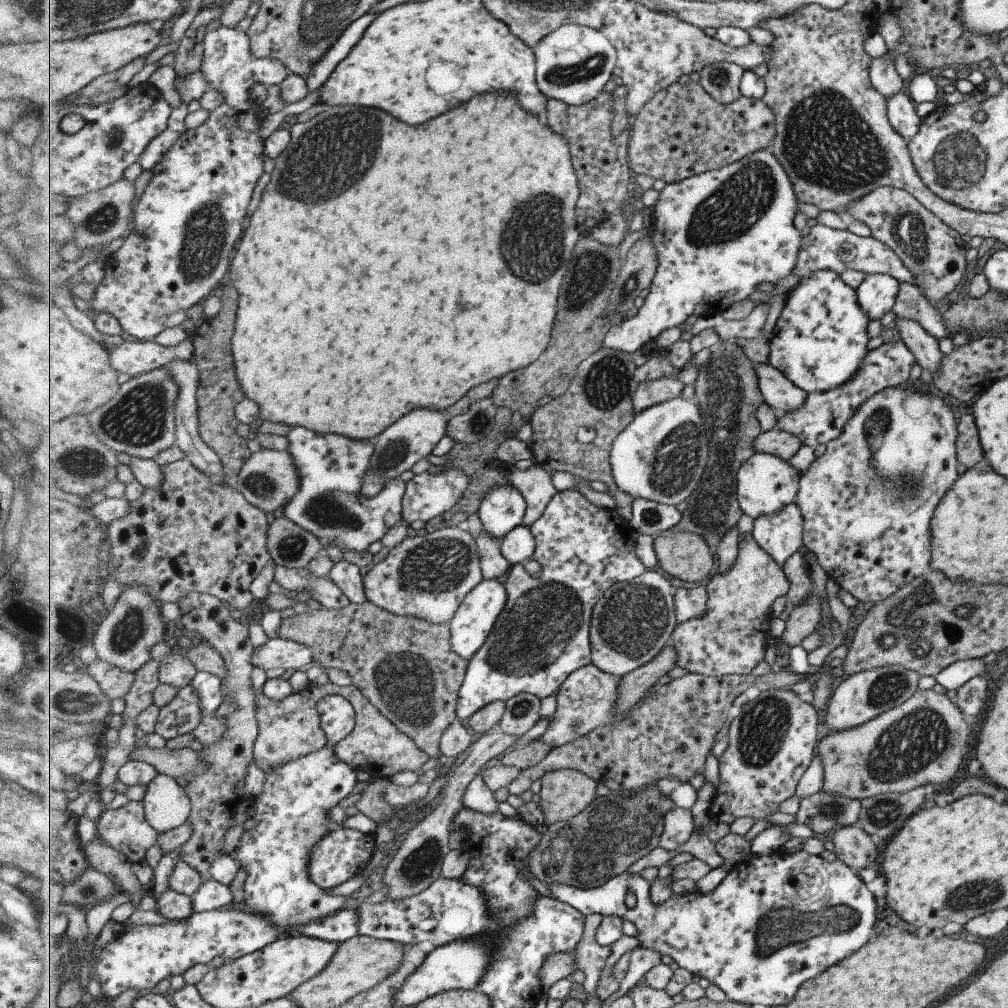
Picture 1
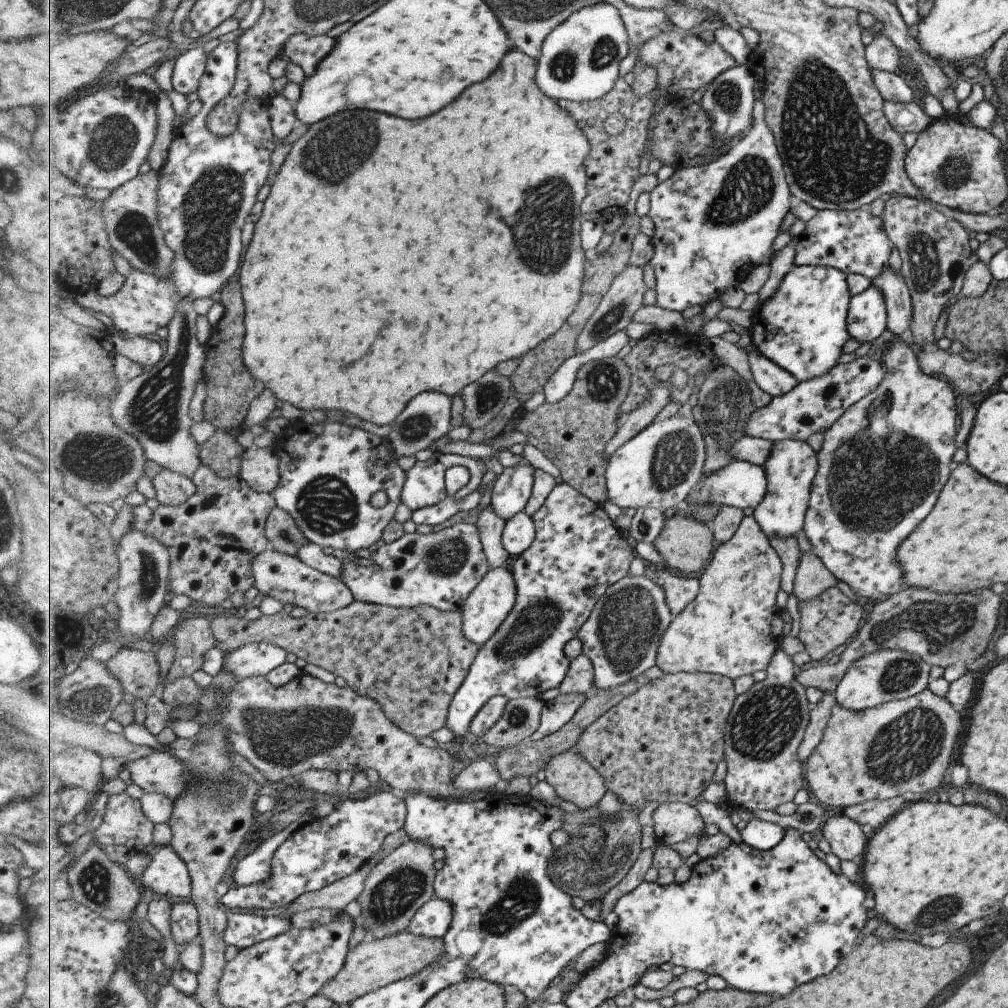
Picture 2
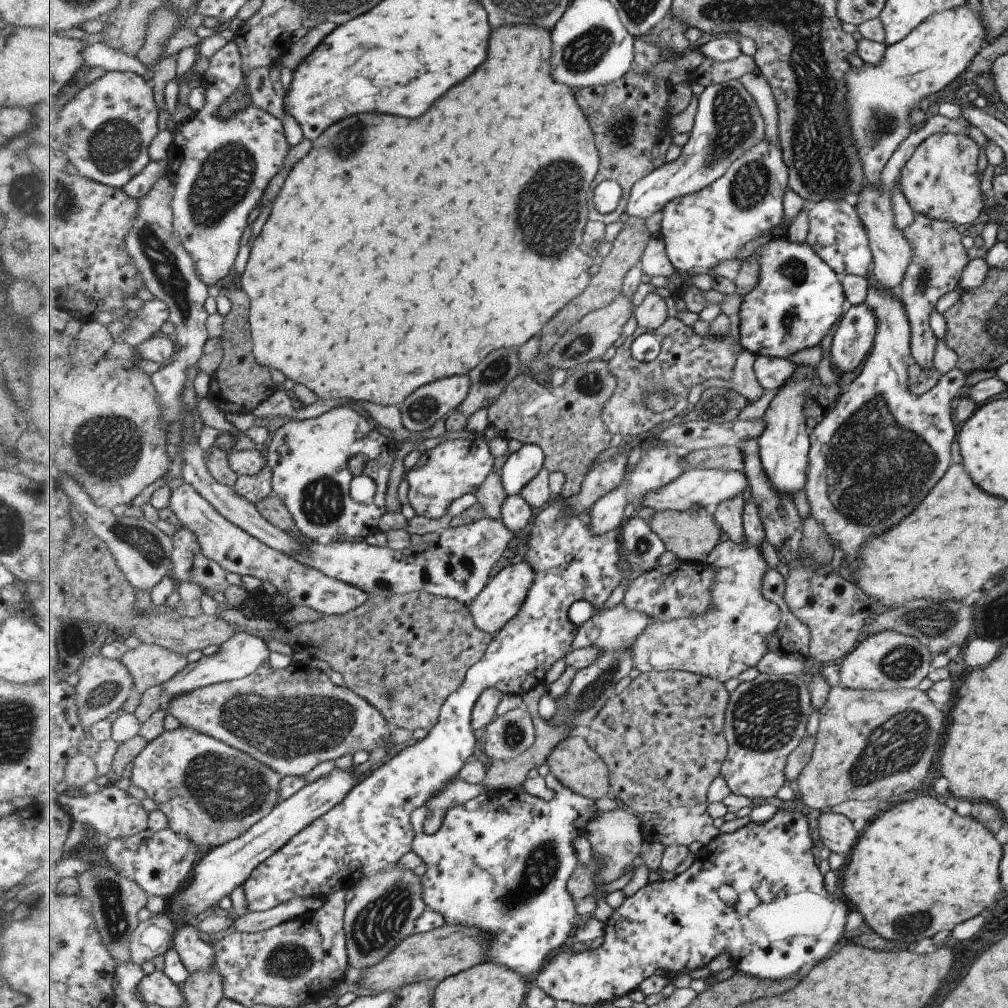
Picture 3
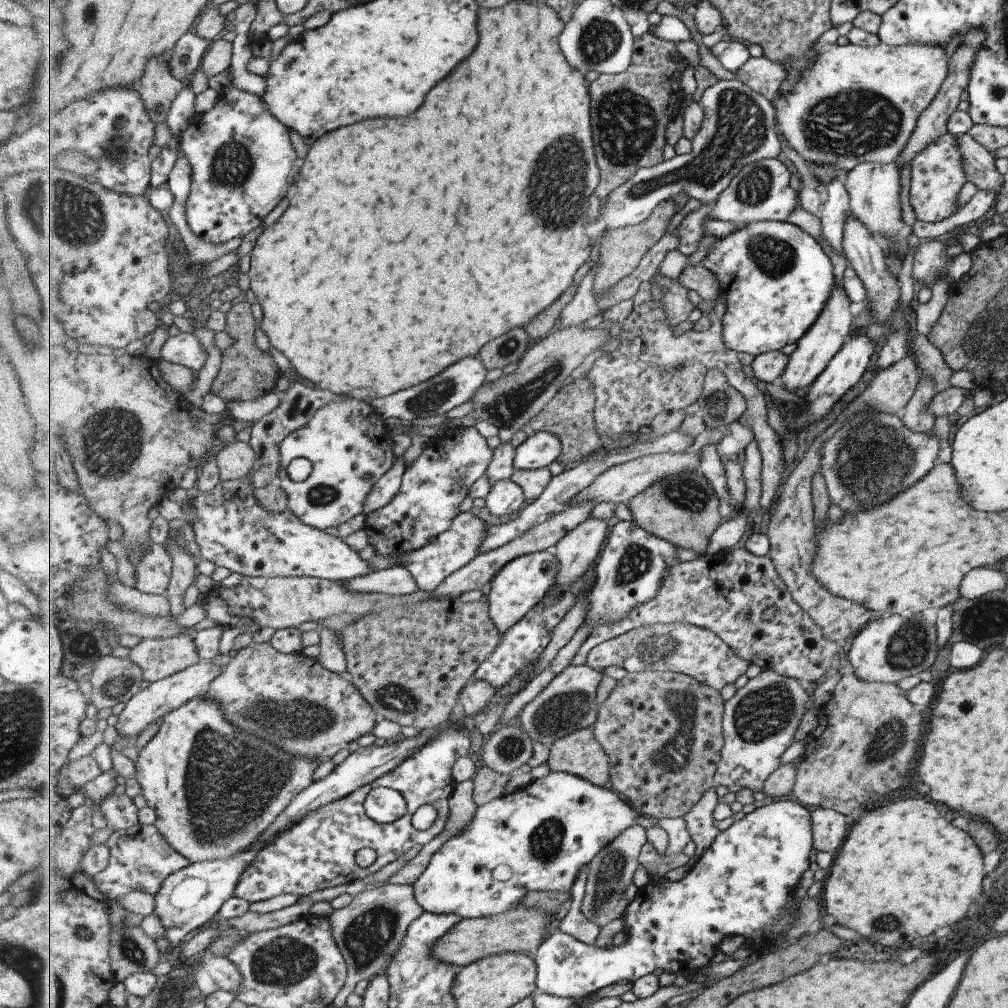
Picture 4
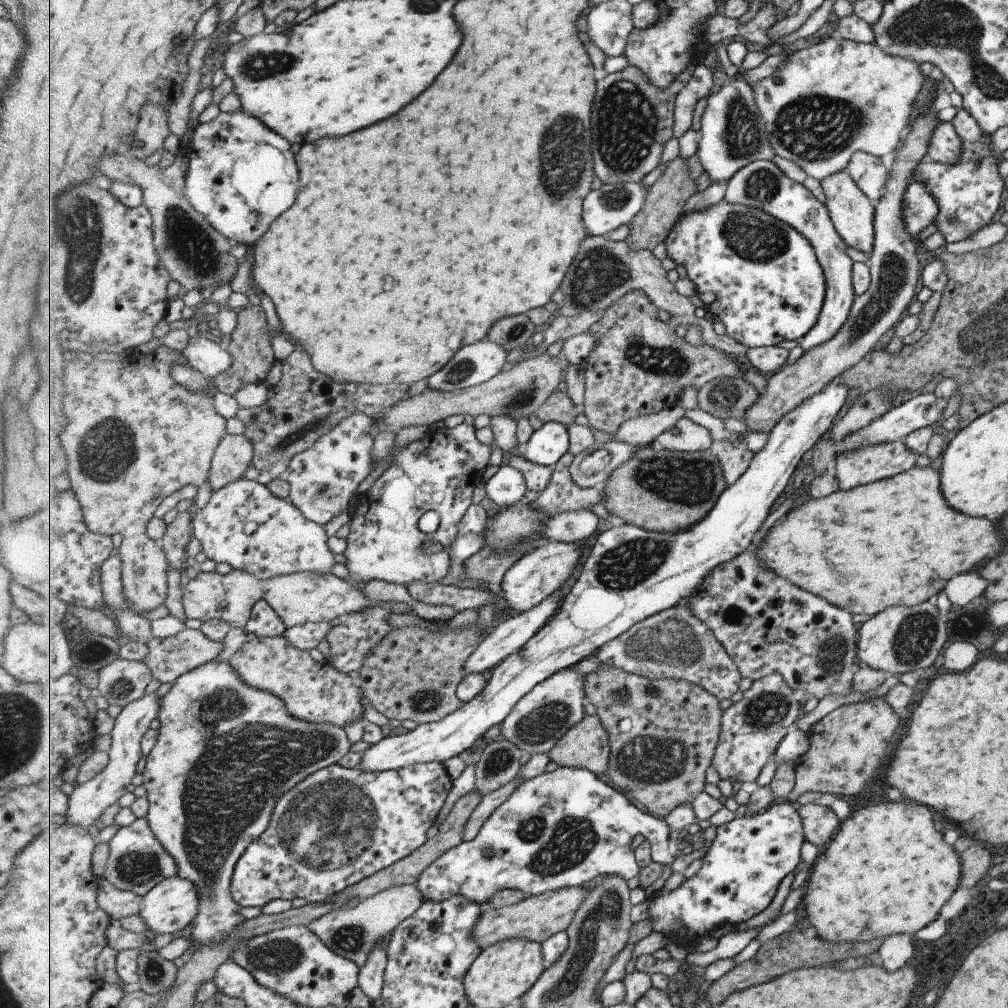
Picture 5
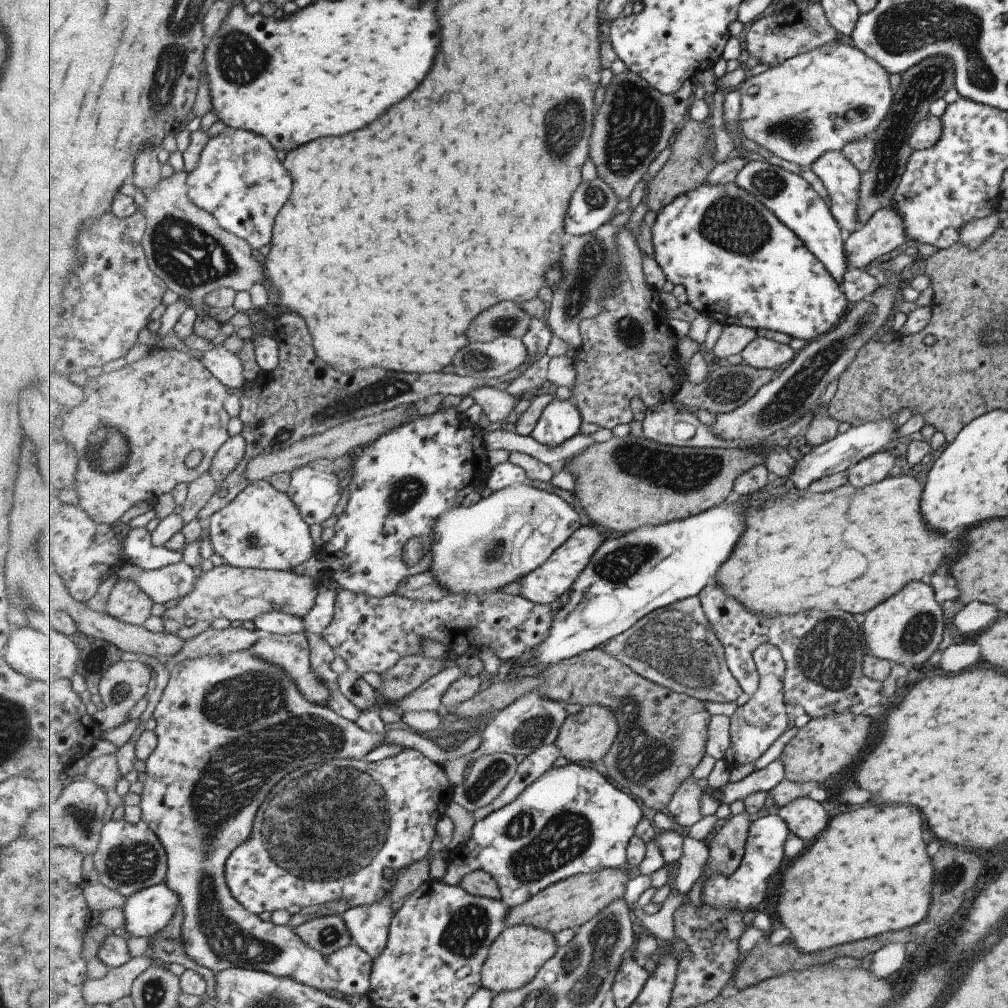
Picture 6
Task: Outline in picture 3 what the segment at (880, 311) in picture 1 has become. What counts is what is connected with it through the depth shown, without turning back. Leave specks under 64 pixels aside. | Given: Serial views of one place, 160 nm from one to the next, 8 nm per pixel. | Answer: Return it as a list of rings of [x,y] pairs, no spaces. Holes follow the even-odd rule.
[[[867,304],[851,305],[833,334],[829,359],[837,375],[855,370],[874,342],[877,320]]]

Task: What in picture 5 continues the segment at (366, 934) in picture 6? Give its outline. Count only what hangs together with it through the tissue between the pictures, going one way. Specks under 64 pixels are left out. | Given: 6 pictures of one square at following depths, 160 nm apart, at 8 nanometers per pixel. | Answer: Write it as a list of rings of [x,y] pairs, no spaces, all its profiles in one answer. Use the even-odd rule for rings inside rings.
[[[379,942],[359,974],[359,987],[371,1002],[379,1001],[385,988],[384,975],[388,964],[386,948],[386,942]]]

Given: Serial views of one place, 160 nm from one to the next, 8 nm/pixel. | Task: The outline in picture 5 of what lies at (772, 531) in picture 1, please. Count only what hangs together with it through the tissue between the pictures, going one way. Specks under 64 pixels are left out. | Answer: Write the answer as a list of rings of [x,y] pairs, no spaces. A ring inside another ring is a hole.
[[[761,160],[745,166],[728,182],[724,195],[725,202],[741,204],[749,208],[763,210],[778,220],[799,230],[807,242],[814,247],[814,254],[819,254],[819,262],[823,262],[823,270],[827,270],[827,306],[823,306],[823,318],[819,318],[819,326],[811,330],[811,334],[800,342],[804,352],[829,342],[846,324],[850,316],[850,308],[854,303],[853,275],[849,256],[845,254],[845,243],[834,230],[833,223],[827,218],[827,210],[823,212],[823,204],[819,204],[803,184],[791,180],[777,164],[769,160]]]

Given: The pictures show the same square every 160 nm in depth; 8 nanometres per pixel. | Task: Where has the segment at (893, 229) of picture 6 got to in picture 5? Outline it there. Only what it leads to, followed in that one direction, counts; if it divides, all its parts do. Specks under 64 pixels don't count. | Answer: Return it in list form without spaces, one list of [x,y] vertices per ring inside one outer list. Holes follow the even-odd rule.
[[[911,180],[903,190],[903,202],[901,202],[901,222],[905,226],[905,232],[911,238],[919,234],[934,222],[938,210],[935,200],[923,188],[923,184]]]

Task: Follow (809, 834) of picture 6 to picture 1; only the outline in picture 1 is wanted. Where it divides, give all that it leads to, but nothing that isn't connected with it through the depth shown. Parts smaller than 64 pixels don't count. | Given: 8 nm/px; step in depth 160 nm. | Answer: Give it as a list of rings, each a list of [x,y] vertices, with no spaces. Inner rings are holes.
[[[855,824],[836,828],[831,842],[836,858],[852,869],[867,868],[876,862],[877,844],[871,840],[871,834]]]

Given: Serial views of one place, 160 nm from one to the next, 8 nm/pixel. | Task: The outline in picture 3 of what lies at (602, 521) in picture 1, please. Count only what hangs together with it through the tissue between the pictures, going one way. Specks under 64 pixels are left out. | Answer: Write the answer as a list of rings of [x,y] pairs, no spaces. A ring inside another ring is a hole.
[[[560,494],[553,496],[552,500],[549,500],[549,503],[535,516],[533,522],[533,528],[528,537],[529,539],[529,550],[525,552],[525,562],[529,562],[535,570],[535,582],[533,582],[533,588],[527,596],[527,601],[523,602],[522,610],[513,618],[506,626],[503,626],[502,630],[499,630],[499,633],[493,635],[493,641],[487,650],[487,653],[475,664],[471,666],[470,673],[467,674],[466,682],[463,682],[463,685],[457,690],[447,701],[446,705],[442,707],[441,718],[438,725],[429,731],[429,736],[424,740],[421,740],[418,743],[415,743],[413,746],[404,748],[402,751],[397,751],[396,754],[392,756],[386,763],[379,765],[379,767],[374,770],[370,776],[361,781],[358,786],[355,786],[346,798],[343,798],[335,808],[329,810],[322,818],[317,818],[310,826],[307,826],[307,829],[301,830],[294,838],[291,838],[290,842],[287,842],[286,846],[283,846],[283,849],[280,849],[278,852],[275,852],[271,858],[266,862],[263,862],[263,865],[260,865],[258,869],[255,870],[254,874],[251,874],[251,878],[245,882],[245,885],[242,886],[245,895],[245,901],[247,902],[248,912],[255,911],[267,911],[277,906],[280,906],[282,903],[288,902],[296,897],[303,896],[317,896],[318,898],[326,898],[327,900],[339,892],[339,890],[351,889],[357,882],[363,881],[363,878],[366,878],[370,875],[375,875],[376,873],[382,871],[389,871],[396,866],[397,862],[401,862],[409,852],[413,850],[414,842],[414,830],[413,824],[411,824],[411,814],[417,808],[427,805],[427,802],[431,798],[435,798],[451,780],[455,780],[459,775],[459,772],[466,766],[466,763],[469,761],[469,758],[475,754],[475,746],[477,746],[477,738],[475,738],[474,728],[473,728],[473,717],[474,717],[474,708],[475,704],[480,700],[481,694],[485,690],[497,689],[503,694],[520,696],[520,694],[527,693],[529,690],[533,690],[538,684],[545,685],[545,674],[549,672],[549,669],[557,660],[562,657],[566,657],[571,651],[571,644],[575,642],[575,635],[579,629],[579,626],[571,622],[569,618],[569,608],[575,604],[578,600],[587,601],[595,609],[602,608],[603,604],[609,600],[609,596],[613,594],[613,590],[619,586],[621,579],[627,577],[626,563],[623,560],[623,536],[621,528],[616,527],[615,530],[607,532],[607,534],[597,534],[593,528],[591,528],[591,514],[589,512],[573,512],[573,508],[569,508],[571,504],[567,502],[567,498],[563,498]]]

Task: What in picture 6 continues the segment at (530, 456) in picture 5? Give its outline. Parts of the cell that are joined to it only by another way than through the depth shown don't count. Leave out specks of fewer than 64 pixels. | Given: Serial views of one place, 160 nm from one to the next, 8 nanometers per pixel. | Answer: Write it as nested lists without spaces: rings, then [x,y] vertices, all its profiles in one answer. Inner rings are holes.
[[[554,398],[537,421],[532,437],[541,444],[557,446],[569,440],[581,430],[584,420],[573,398]]]

